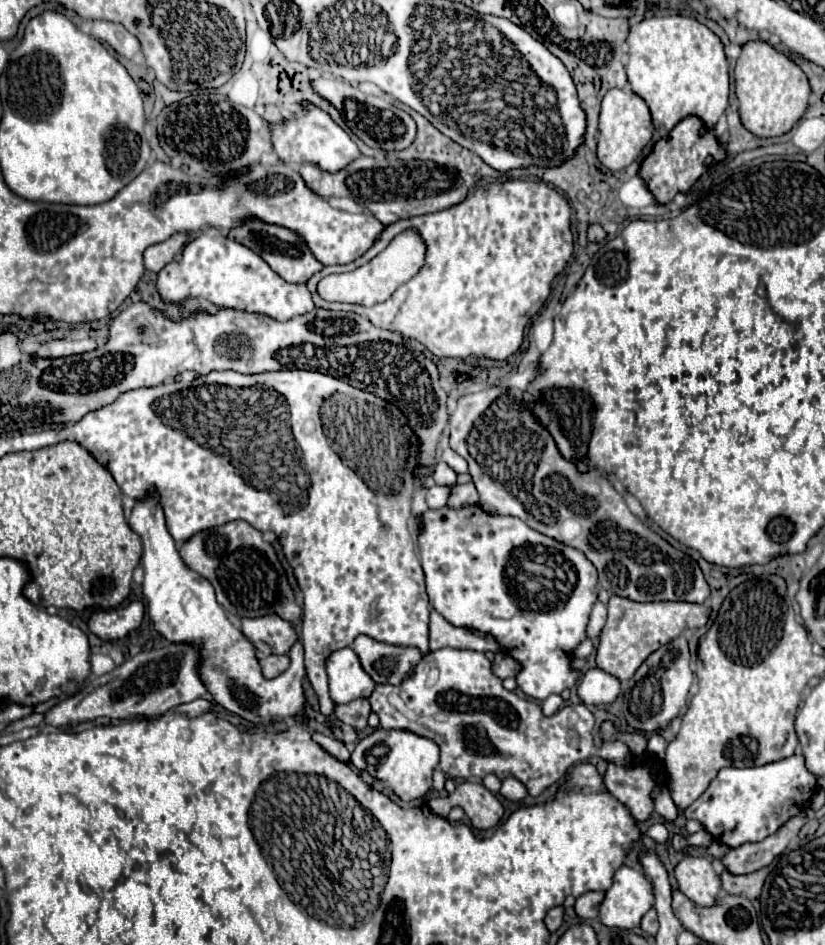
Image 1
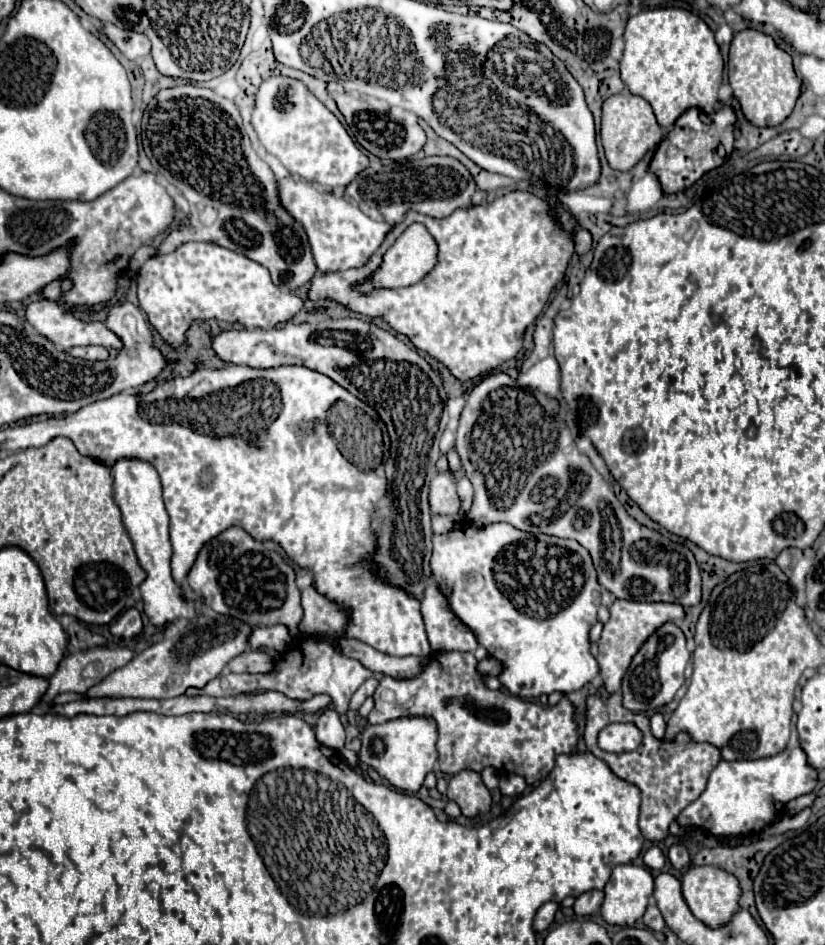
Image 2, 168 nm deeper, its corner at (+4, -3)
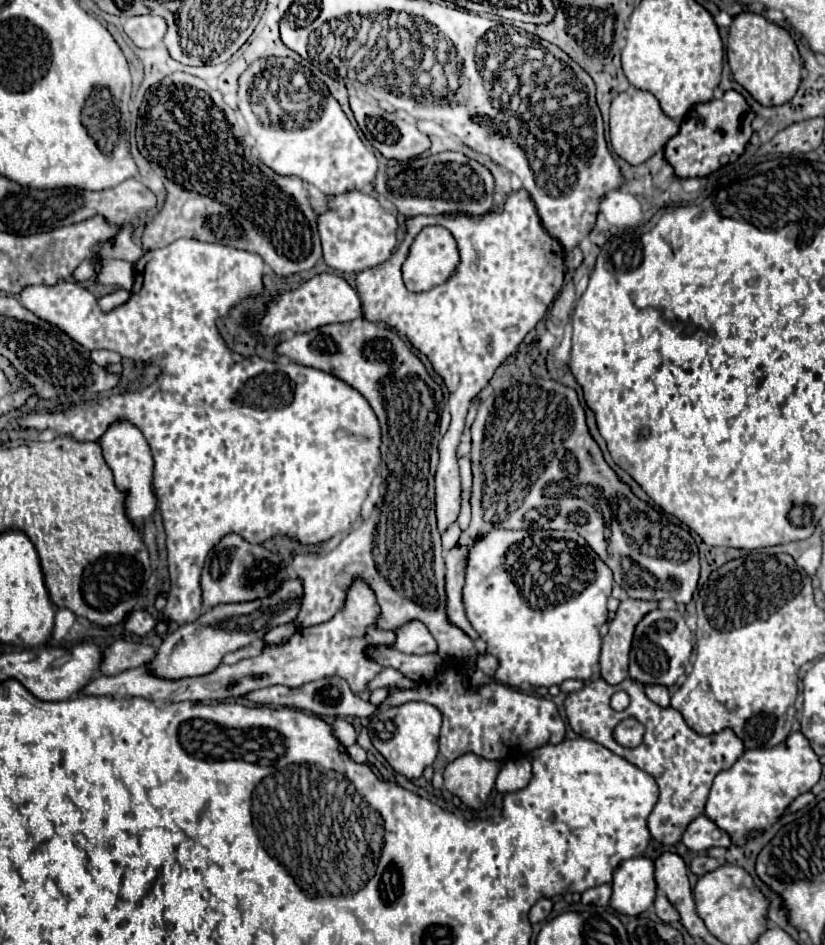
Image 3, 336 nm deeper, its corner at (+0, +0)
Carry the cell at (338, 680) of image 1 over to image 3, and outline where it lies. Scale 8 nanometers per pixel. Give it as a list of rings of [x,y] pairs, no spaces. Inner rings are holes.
[[[355,581],[347,593],[347,603],[343,611],[339,611],[331,621],[307,627],[297,631],[285,645],[271,645],[263,647],[263,653],[259,657],[243,659],[235,665],[219,665],[213,673],[203,677],[191,677],[191,679],[177,679],[177,681],[165,681],[149,673],[149,669],[137,667],[129,669],[125,673],[105,677],[97,673],[85,687],[83,695],[111,695],[111,697],[143,697],[153,703],[163,701],[221,701],[221,699],[237,699],[253,689],[269,687],[269,685],[287,685],[287,687],[301,687],[309,681],[325,679],[325,677],[341,677],[349,683],[353,693],[361,693],[367,683],[381,671],[381,667],[365,657],[367,645],[393,645],[395,633],[393,631],[377,631],[373,627],[375,617],[379,613],[377,601],[373,591],[367,583]]]

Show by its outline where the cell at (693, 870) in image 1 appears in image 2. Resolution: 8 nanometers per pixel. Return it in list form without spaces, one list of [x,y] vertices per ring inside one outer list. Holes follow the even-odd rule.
[[[693,866],[683,874],[681,884],[683,884],[683,898],[685,898],[687,906],[691,908],[693,916],[709,928],[727,926],[731,922],[731,918],[739,912],[741,886],[733,874],[729,874],[717,866]]]

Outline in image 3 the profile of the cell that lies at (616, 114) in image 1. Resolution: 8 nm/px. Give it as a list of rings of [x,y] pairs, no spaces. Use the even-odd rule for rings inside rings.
[[[639,89],[619,93],[611,103],[609,115],[611,115],[609,117],[609,135],[611,135],[613,151],[621,159],[625,159],[629,165],[641,165],[643,161],[653,157],[679,131],[677,123],[661,111],[659,101],[651,93],[639,91]]]

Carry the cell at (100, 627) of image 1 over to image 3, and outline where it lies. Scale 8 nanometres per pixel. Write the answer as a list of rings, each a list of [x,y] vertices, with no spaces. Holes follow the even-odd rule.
[[[133,611],[125,621],[125,629],[129,633],[135,633],[135,635],[147,635],[153,629],[159,631],[159,633],[165,633],[167,625],[165,623],[155,623],[155,619],[147,611]]]

